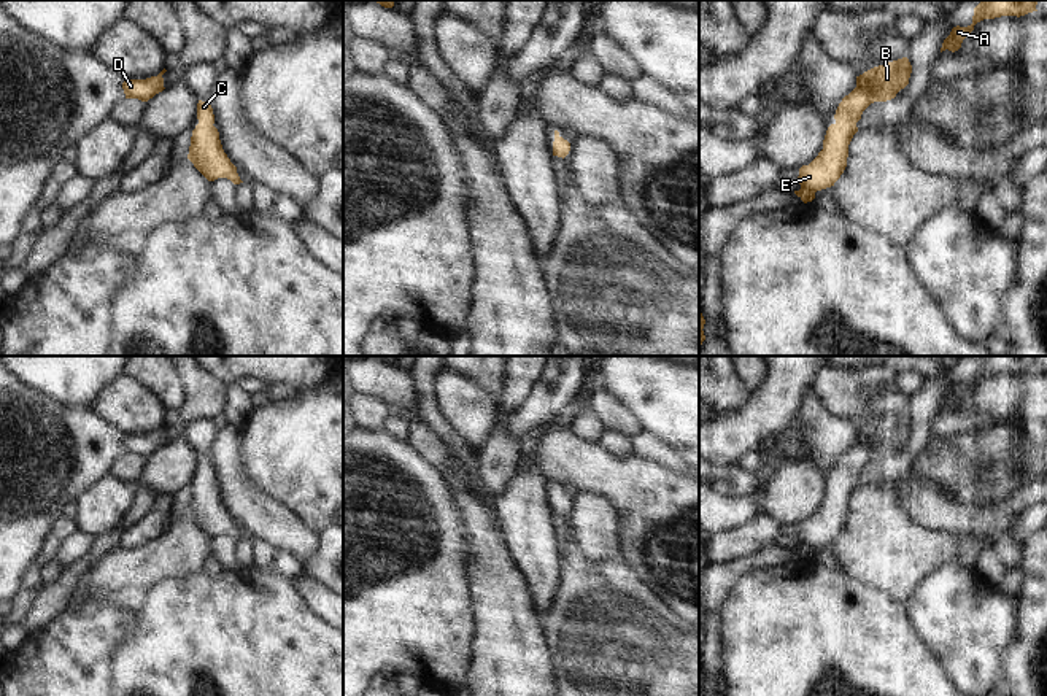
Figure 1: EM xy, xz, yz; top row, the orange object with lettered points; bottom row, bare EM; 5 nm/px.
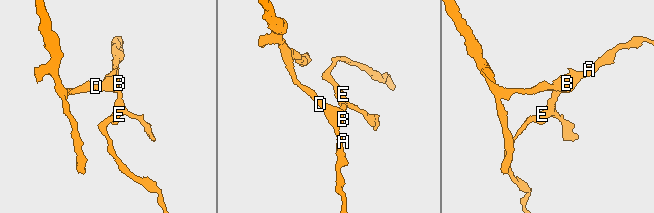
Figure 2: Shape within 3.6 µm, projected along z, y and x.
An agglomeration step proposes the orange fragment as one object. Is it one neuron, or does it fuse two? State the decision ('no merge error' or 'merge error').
no merge error

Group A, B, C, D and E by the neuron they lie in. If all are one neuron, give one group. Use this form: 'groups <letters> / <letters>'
groups A B C D E

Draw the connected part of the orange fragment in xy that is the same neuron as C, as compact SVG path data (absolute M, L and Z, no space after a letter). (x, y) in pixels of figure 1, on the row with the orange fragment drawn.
M210 102L197 103L199 124L192 130L187 159L208 180L227 178L234 184L243 183L237 167L230 162L222 149L219 132L213 126L214 114Z

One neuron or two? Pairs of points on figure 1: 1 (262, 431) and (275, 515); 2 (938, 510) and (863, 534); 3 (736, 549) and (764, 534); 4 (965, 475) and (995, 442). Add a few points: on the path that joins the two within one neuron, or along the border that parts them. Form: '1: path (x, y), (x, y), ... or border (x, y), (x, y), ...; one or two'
1: border (243, 472), (301, 520); two
2: border (892, 485), (900, 506), (919, 525), (944, 533); two
3: path (742, 542), (758, 534); one
4: path (973, 467), (987, 450); one

